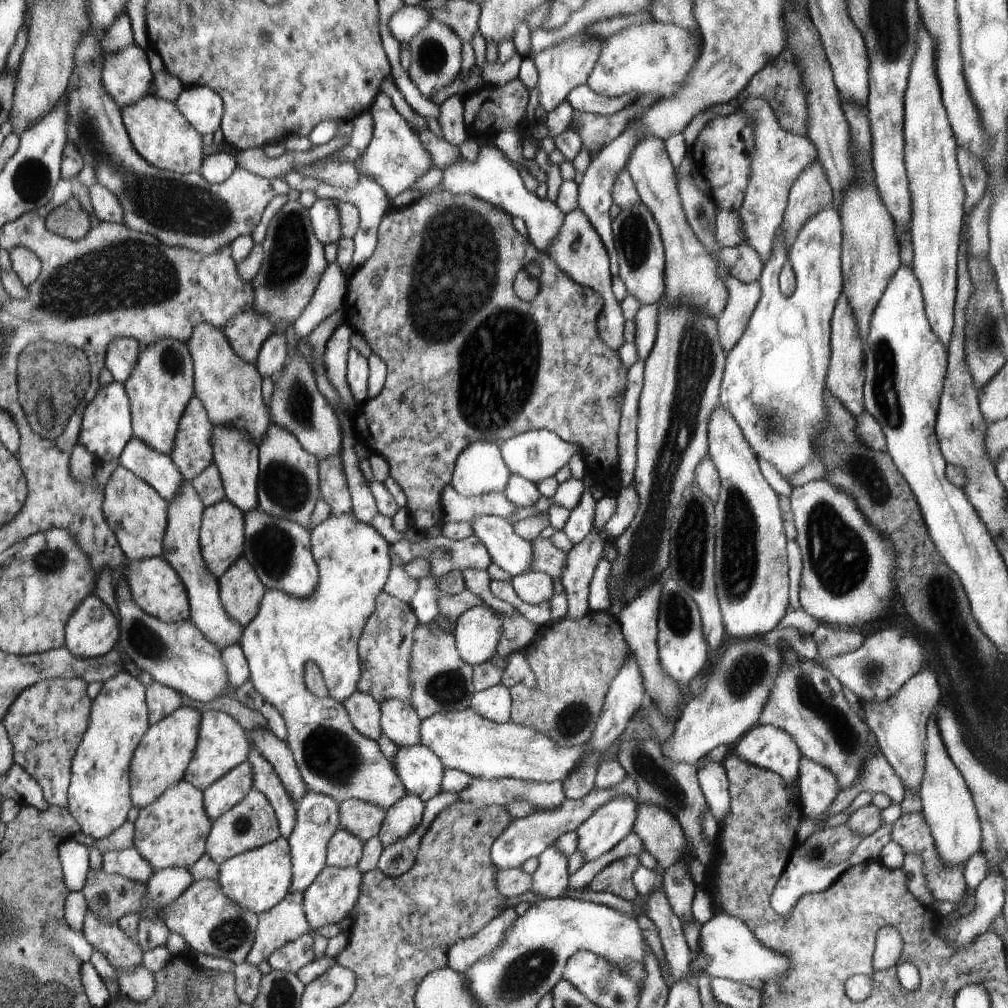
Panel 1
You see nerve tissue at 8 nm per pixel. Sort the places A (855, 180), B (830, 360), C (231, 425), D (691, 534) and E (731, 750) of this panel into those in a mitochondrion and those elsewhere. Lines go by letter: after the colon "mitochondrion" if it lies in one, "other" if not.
A: other
B: other
C: other
D: mitochondrion
E: other

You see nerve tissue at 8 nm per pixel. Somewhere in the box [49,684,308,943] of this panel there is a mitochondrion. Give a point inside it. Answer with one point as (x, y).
(242, 824)

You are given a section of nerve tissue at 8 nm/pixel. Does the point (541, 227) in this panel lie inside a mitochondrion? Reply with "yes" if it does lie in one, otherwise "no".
no

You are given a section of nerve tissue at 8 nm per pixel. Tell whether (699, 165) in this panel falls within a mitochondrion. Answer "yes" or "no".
no

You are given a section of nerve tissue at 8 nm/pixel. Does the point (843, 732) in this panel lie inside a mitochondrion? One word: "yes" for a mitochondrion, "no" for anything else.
yes

